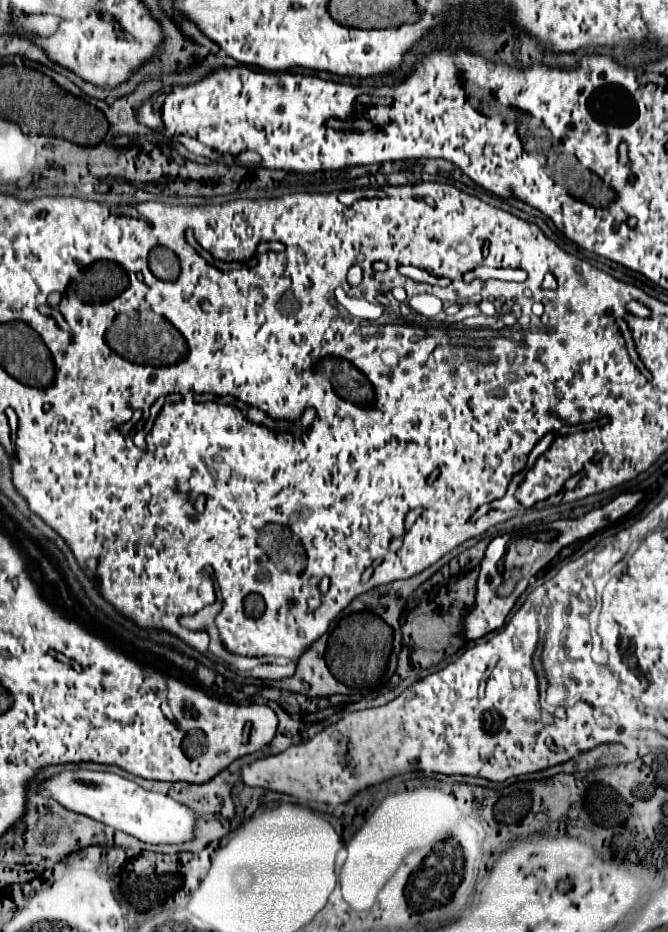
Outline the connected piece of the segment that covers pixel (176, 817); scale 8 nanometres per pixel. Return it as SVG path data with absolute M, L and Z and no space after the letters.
M90 770L62 772L56 778L44 782L40 790L54 796L68 810L86 814L106 826L136 836L138 840L148 844L184 844L198 828L198 816L186 804L176 802L166 794L148 792L134 784L132 780L126 780L110 772L90 772Z

